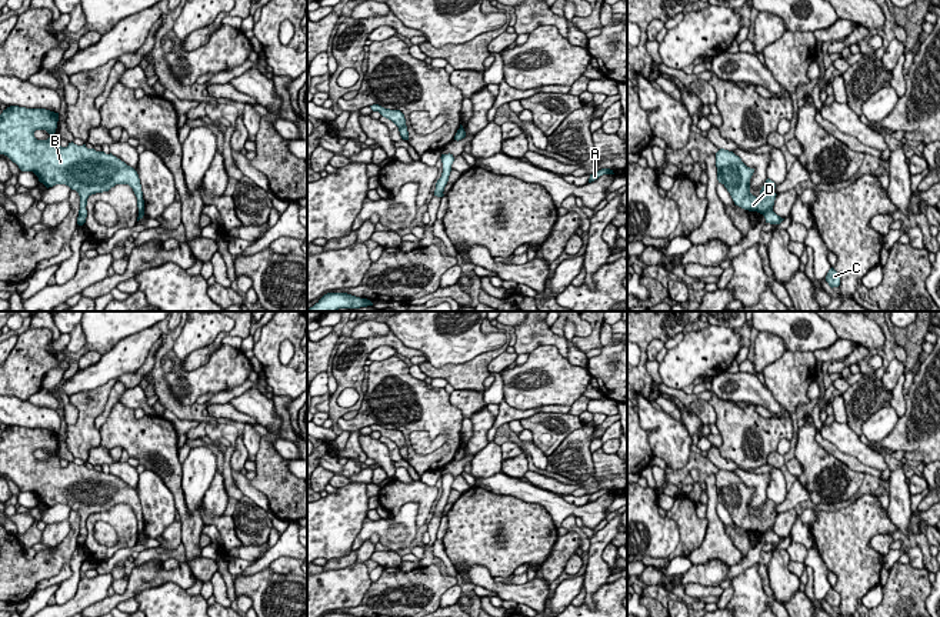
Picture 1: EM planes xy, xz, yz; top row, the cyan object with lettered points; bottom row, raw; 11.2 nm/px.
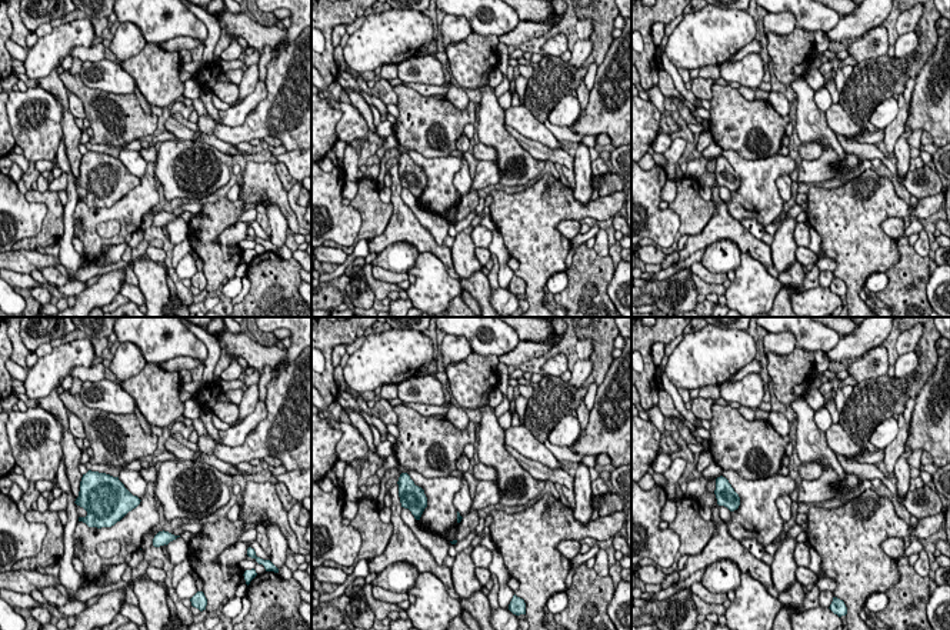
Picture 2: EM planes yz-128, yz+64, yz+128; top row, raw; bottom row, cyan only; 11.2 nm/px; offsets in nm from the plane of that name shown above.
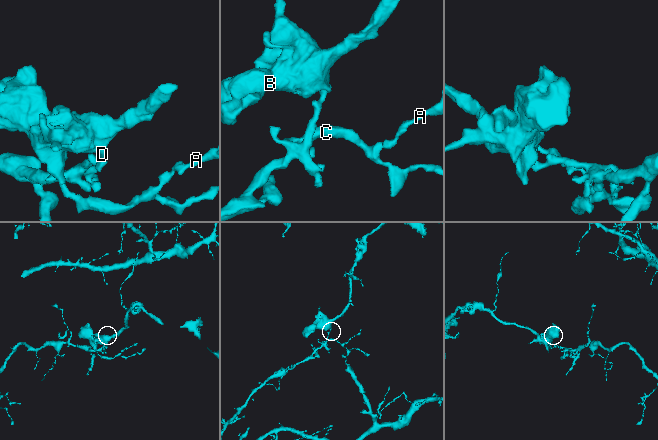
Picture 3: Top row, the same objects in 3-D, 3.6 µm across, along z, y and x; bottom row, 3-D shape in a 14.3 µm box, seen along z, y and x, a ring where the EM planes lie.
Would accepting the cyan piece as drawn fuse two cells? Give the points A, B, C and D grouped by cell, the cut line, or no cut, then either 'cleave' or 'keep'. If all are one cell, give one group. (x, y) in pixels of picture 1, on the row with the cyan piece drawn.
groups A C / B D; cut yz (772, 207), (763, 214); cleave

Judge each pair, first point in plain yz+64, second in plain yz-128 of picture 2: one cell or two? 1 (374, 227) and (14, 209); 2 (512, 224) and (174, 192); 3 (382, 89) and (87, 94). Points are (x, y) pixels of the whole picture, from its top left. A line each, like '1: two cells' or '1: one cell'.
1: two cells
2: two cells
3: two cells

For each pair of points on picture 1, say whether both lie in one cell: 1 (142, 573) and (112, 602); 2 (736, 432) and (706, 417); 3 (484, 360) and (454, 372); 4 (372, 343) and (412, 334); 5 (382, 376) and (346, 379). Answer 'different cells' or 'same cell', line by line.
1: same cell
2: different cells
3: same cell
4: different cells
5: different cells

